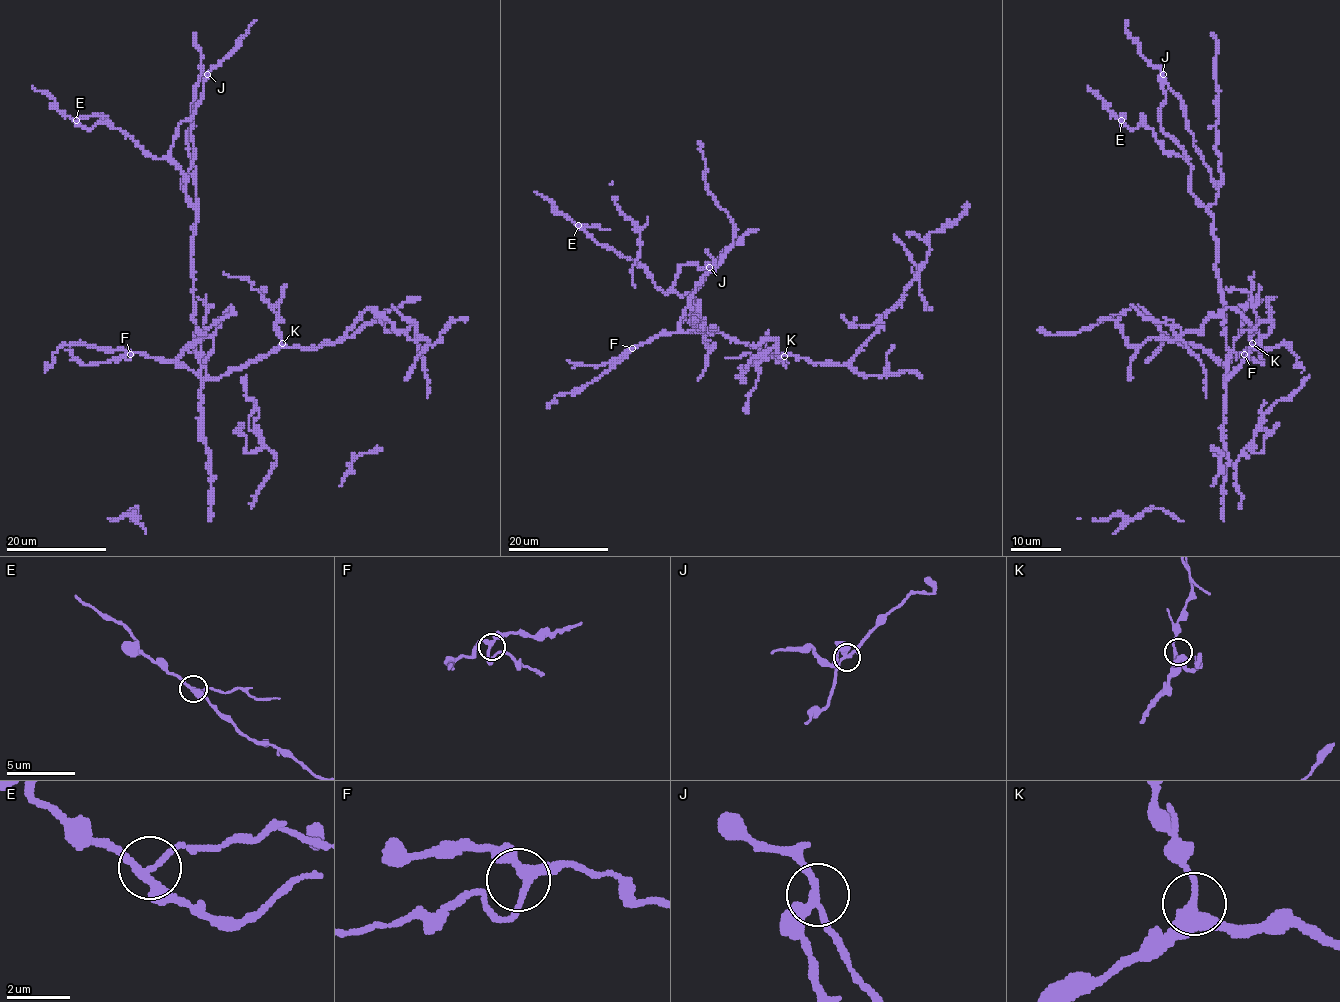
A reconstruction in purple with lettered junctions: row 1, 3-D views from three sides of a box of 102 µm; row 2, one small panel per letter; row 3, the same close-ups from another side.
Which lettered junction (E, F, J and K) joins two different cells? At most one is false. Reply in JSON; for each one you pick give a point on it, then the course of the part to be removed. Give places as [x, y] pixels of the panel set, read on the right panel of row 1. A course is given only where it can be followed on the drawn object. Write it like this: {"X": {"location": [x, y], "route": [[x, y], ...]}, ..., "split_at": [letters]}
{"J": {"location": [1163, 74], "route": [[1162, 74], [1167, 86], [1181, 100], [1193, 144], [1218, 189]]}, "split_at": ["J"]}

